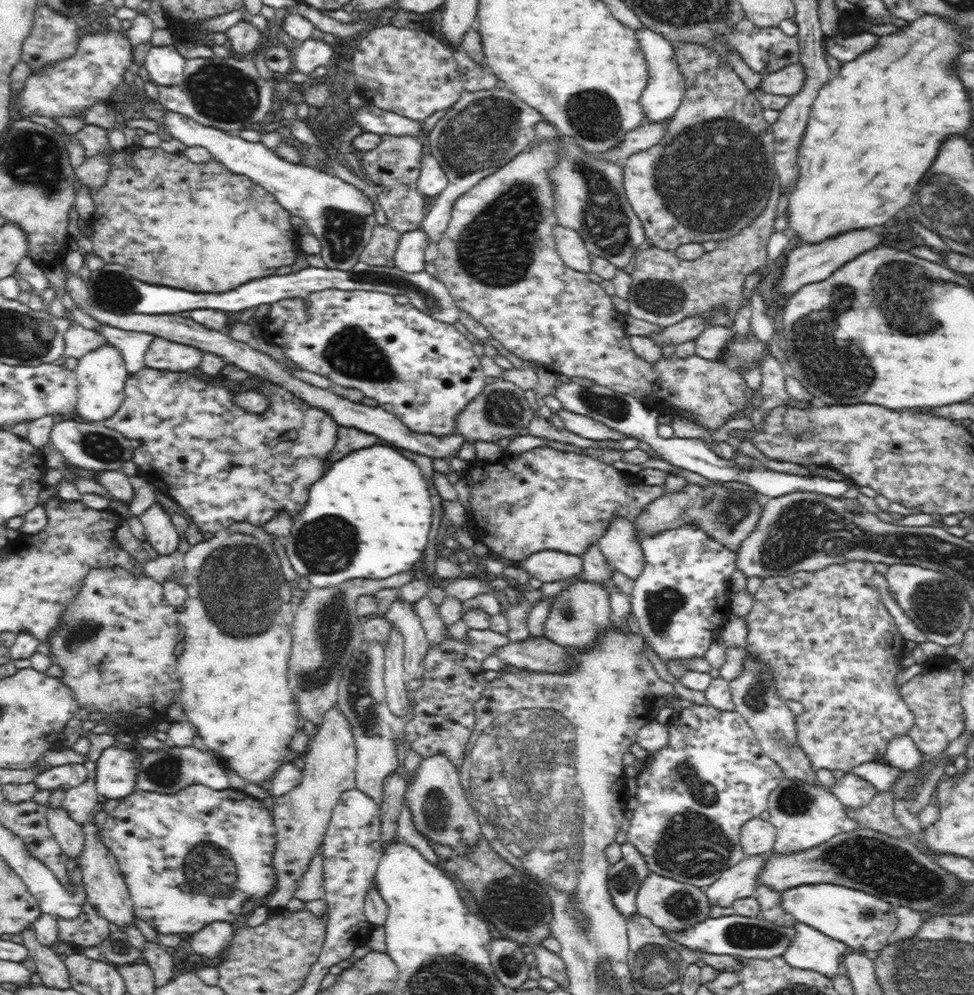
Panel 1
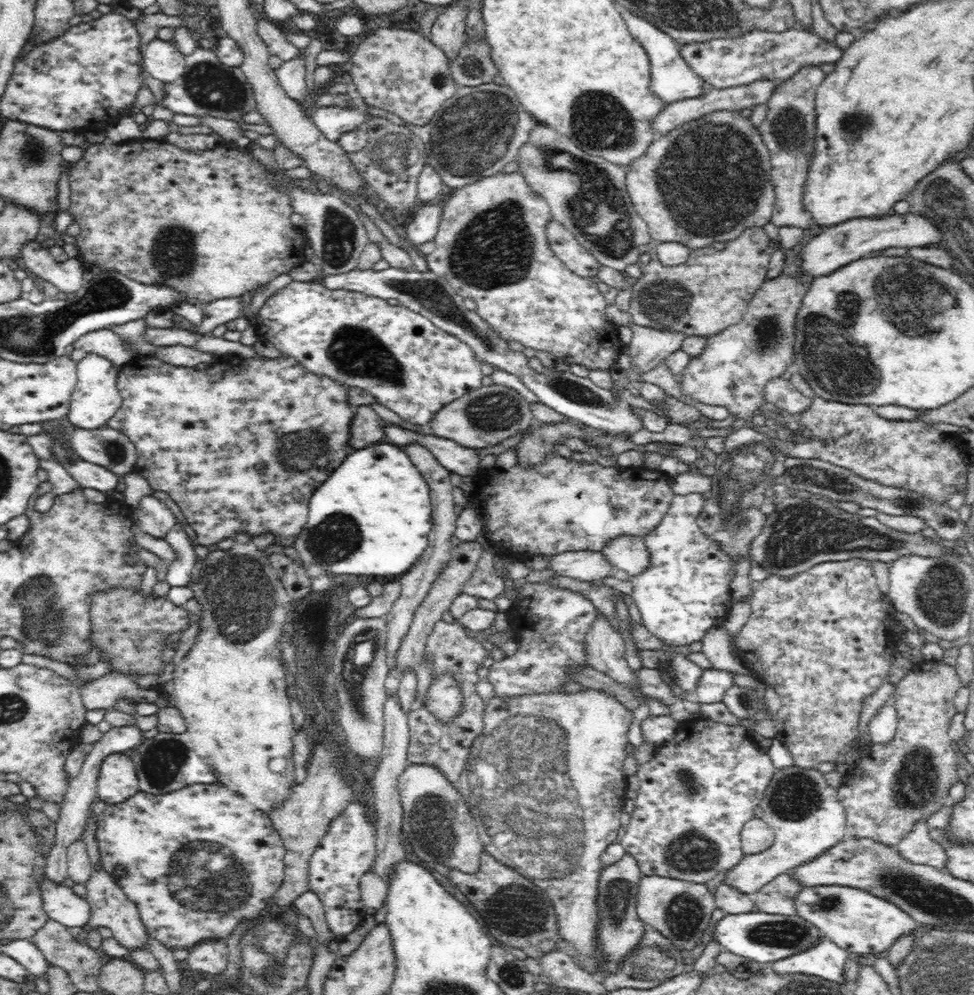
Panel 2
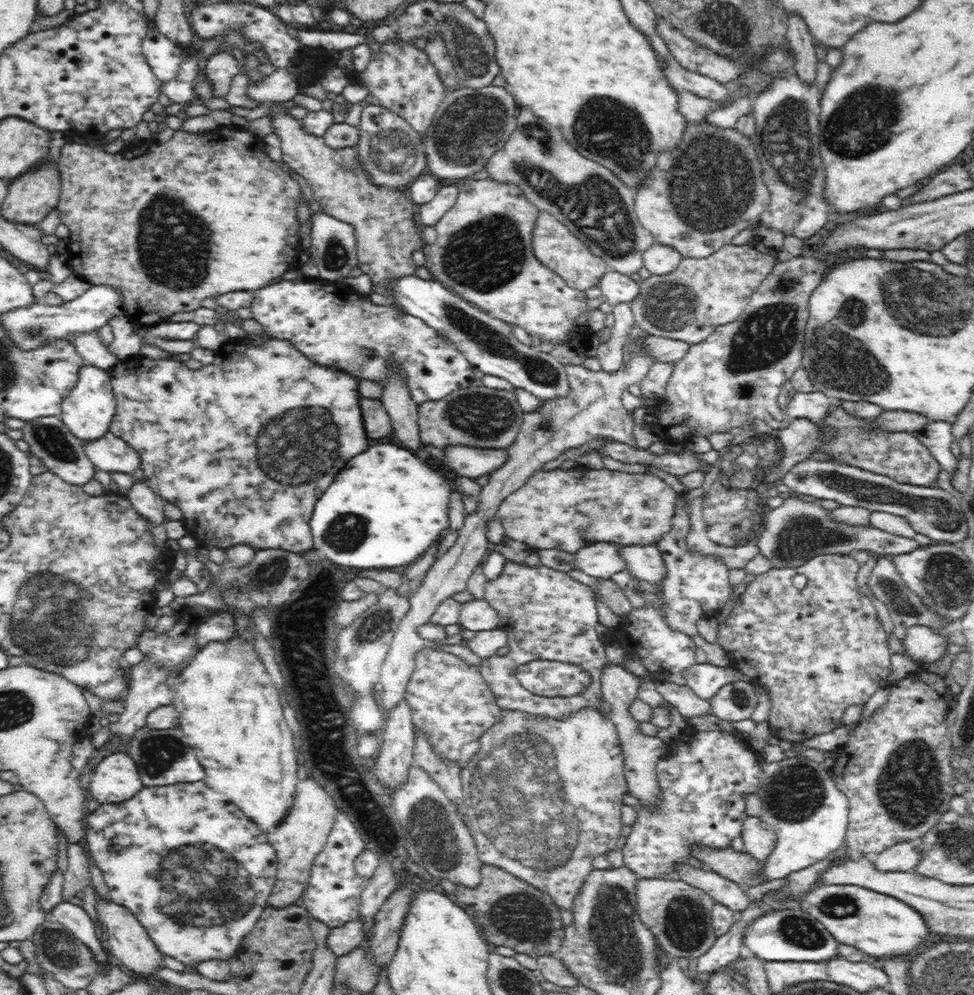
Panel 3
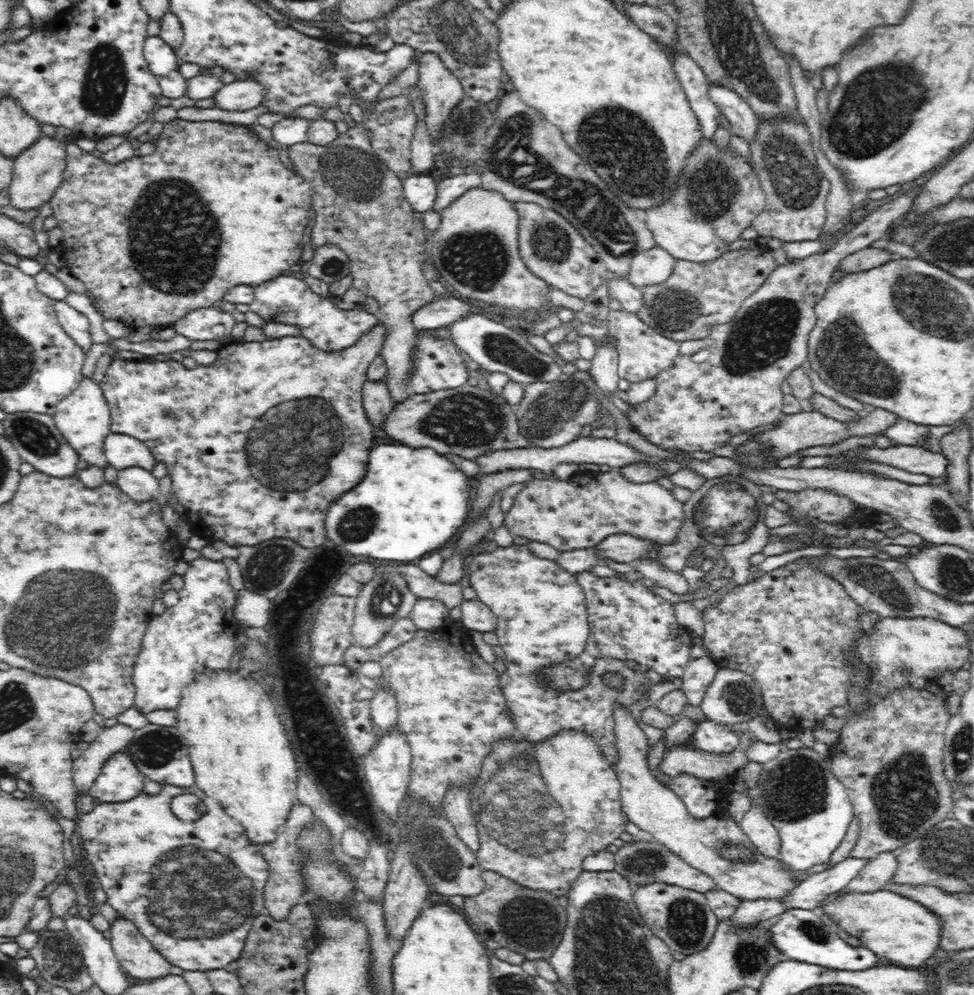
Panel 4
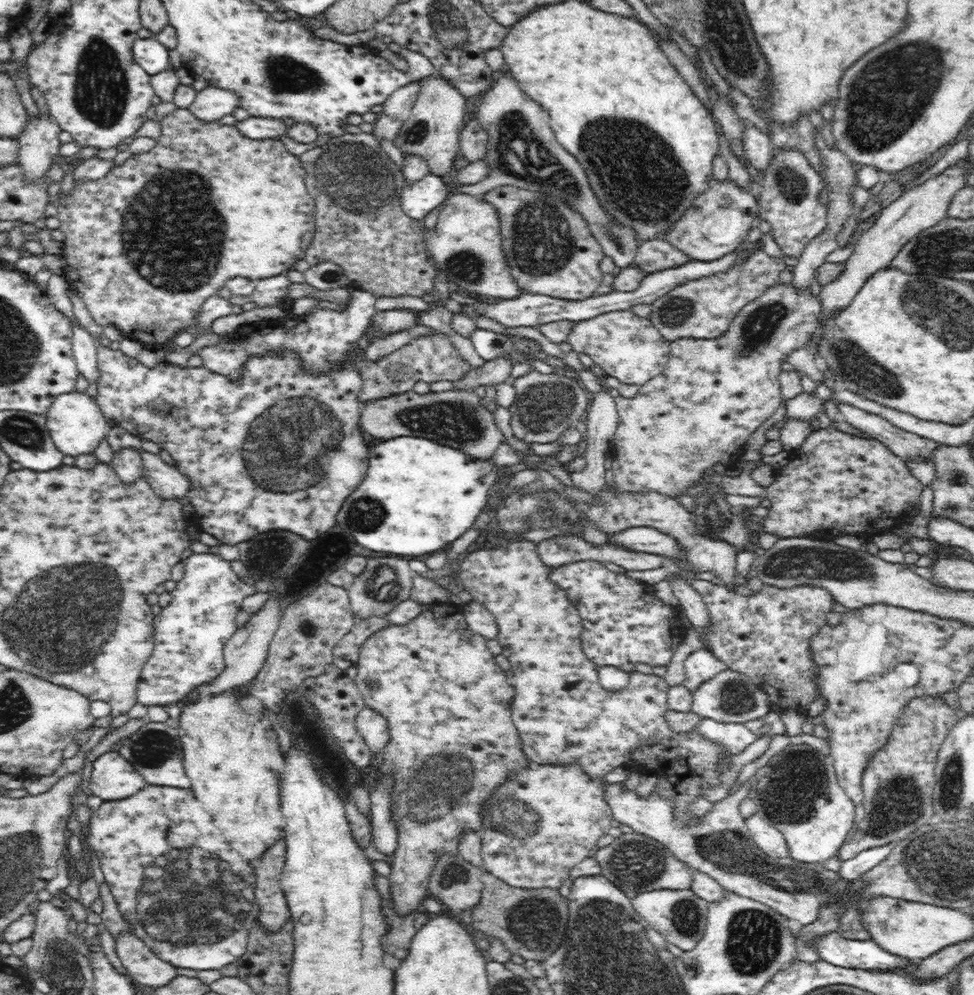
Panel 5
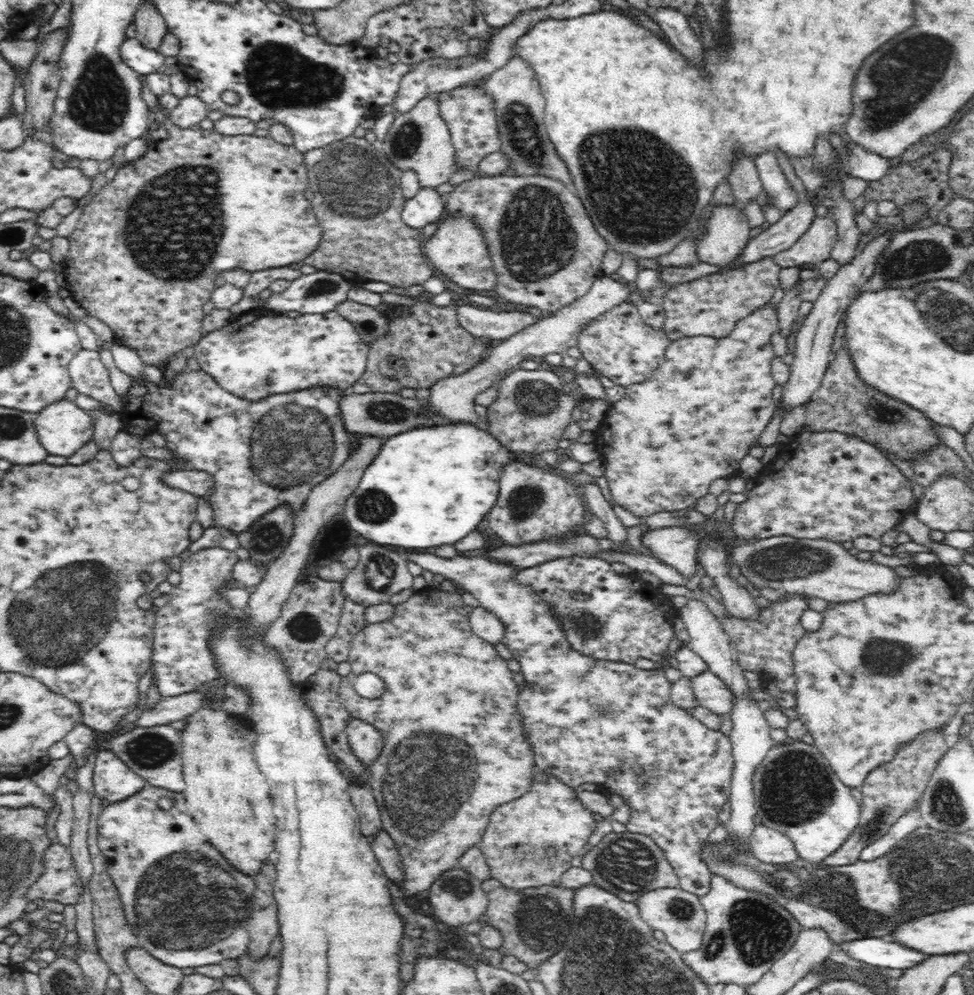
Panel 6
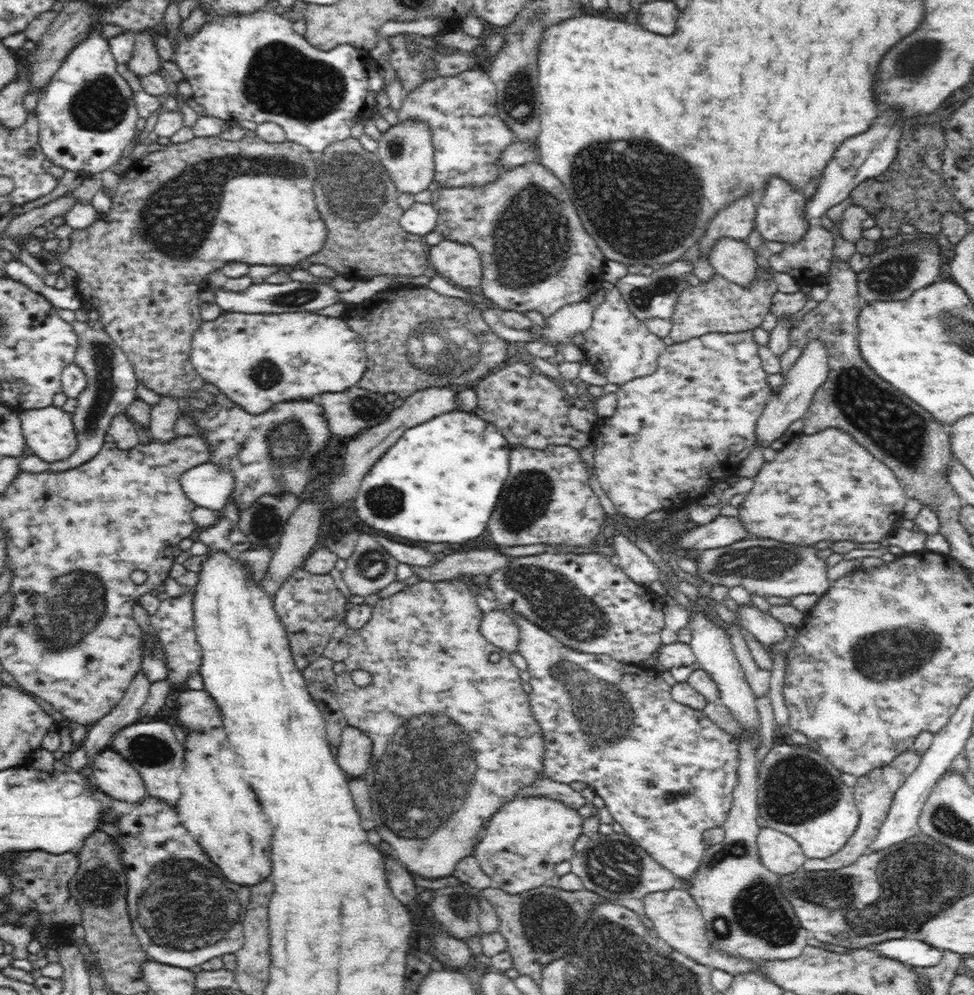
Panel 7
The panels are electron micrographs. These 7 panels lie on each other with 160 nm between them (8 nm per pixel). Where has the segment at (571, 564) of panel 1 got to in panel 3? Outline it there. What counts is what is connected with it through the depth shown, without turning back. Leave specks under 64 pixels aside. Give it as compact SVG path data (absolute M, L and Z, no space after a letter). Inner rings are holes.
M608 542L585 546L575 554L576 567L591 577L608 580L627 566L620 547Z

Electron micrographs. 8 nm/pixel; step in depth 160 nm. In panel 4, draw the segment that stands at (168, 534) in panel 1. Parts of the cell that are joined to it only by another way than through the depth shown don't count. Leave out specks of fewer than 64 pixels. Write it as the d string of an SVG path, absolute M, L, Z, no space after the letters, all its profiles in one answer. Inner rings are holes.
M140 467L117 470L117 485L134 501L156 499L160 495L158 479Z

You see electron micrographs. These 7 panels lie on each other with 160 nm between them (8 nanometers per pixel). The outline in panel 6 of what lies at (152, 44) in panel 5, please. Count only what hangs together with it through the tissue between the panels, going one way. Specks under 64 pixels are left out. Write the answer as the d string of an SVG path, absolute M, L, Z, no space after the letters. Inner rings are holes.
M128 37L119 47L123 63L136 73L144 76L163 70L165 56L158 50L144 48L138 39Z

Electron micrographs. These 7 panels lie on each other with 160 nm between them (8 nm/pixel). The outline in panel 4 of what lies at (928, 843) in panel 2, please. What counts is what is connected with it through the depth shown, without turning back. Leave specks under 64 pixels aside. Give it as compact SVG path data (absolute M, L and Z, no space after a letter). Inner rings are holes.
M891 852L880 853L866 862L864 868L860 870L860 874L853 878L839 894L844 894L844 892L874 892L884 889L886 884L891 882L896 867L897 860Z

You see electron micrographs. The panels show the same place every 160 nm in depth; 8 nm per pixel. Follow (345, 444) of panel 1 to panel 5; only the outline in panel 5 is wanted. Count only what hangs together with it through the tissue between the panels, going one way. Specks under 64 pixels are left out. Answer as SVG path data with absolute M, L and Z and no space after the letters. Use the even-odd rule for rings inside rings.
M442 333L420 335L399 350L388 354L386 358L378 358L377 362L361 363L358 367L362 379L362 388L358 398L362 403L390 395L402 394L412 390L417 382L440 382L451 380L454 382L462 378L470 369L470 364L459 354L452 345L450 338Z

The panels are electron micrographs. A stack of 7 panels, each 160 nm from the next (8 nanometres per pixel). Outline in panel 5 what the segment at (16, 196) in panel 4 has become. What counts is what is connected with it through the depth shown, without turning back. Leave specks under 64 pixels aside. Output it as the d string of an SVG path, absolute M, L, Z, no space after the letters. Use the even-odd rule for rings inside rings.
M30 116L25 124L19 143L16 163L22 167L26 183L41 181L46 171L54 164L61 148L59 135L61 128L48 116Z

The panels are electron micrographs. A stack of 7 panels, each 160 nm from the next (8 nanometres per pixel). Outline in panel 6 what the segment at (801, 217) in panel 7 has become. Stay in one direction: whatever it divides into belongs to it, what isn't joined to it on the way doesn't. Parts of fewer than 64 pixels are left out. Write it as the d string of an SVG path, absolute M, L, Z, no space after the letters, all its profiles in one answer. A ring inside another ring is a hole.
M763 153L754 158L758 169L761 186L766 196L774 202L774 207L781 211L790 211L797 206L798 193L792 188L782 172L778 158L774 153Z

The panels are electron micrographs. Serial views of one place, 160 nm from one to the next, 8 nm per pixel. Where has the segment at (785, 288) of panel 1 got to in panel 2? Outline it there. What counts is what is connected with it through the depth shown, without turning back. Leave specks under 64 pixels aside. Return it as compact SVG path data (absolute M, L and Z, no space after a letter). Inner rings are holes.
M904 214L904 216L886 216L882 218L854 218L842 224L826 227L812 236L802 249L801 267L803 274L810 279L832 274L835 270L870 256L870 252L885 248L916 248L916 246L936 246L942 242L942 231L930 218L922 214Z

